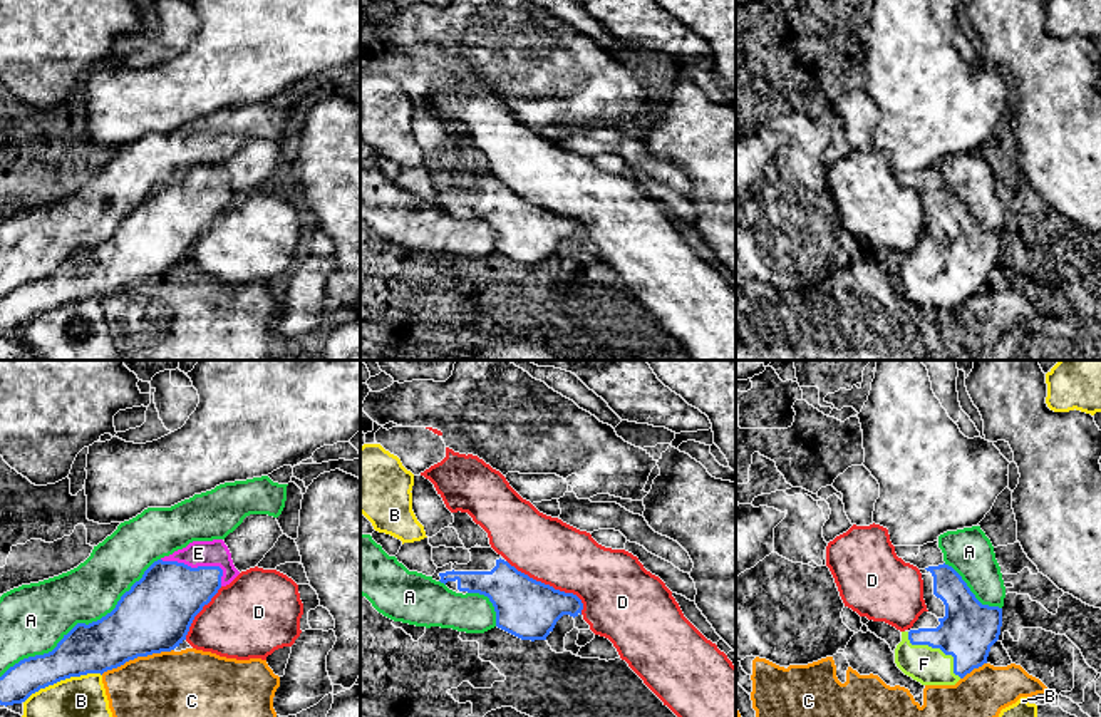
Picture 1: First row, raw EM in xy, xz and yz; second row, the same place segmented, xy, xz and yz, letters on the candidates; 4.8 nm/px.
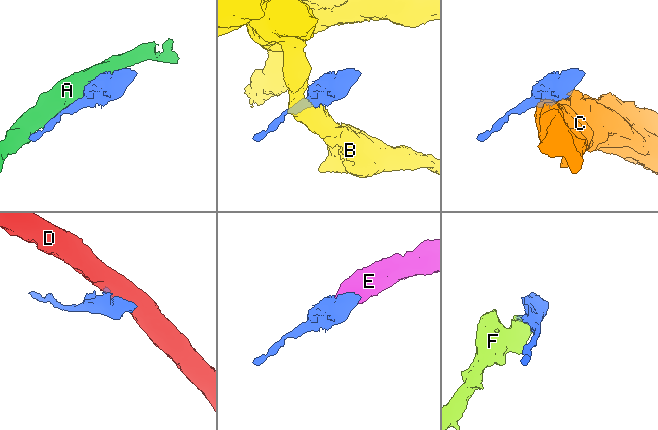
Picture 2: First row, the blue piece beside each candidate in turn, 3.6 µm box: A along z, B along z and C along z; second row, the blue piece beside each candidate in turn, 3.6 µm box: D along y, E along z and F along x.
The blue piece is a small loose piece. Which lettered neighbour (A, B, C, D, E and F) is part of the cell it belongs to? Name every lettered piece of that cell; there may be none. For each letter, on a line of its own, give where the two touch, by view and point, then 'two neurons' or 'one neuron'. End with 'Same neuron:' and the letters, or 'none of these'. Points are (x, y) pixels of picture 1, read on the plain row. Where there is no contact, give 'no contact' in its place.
A: xy (82, 248) | two neurons
B: xy (62, 304) | two neurons
C: xy (136, 282) | two neurons
D: xz (548, 210) | two neurons
E: xy (200, 191) | one neuron
F: yz (937, 272) | one neuron
Same neuron: E, F

